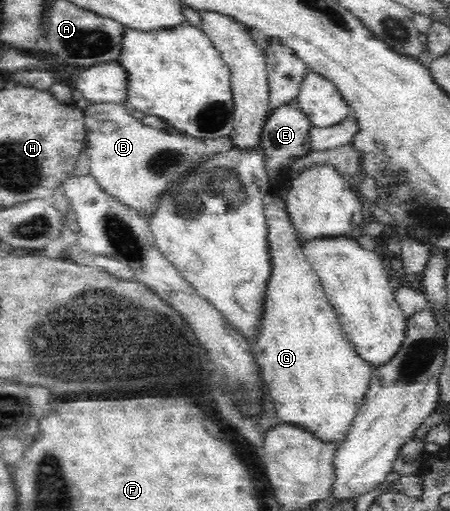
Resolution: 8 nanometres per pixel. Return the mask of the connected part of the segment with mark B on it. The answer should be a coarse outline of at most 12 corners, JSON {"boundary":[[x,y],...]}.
{"boundary":[[127,103],[84,110],[90,173],[149,222],[231,137],[151,129]]}

